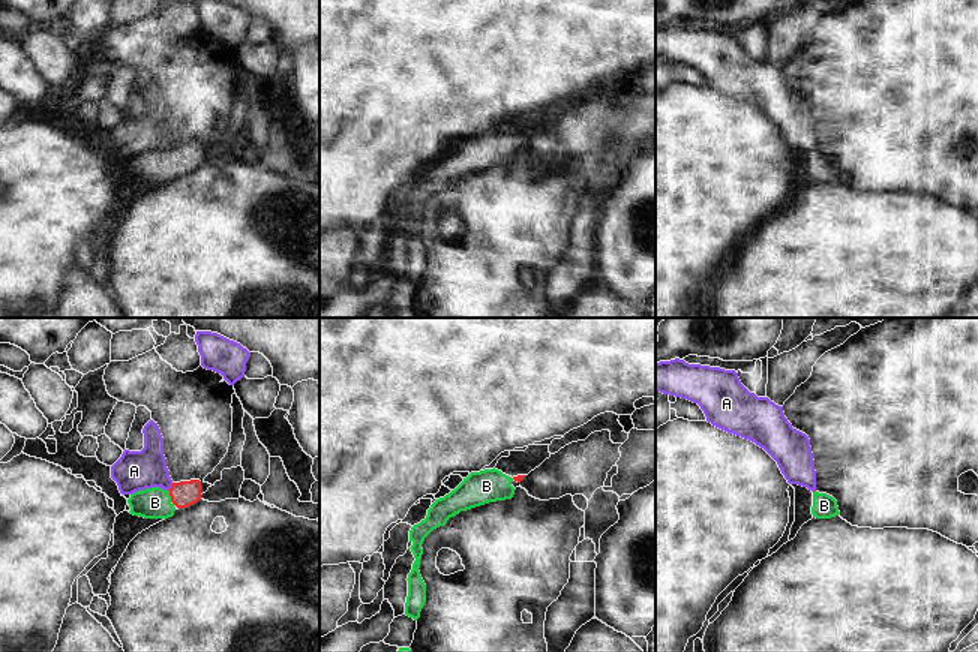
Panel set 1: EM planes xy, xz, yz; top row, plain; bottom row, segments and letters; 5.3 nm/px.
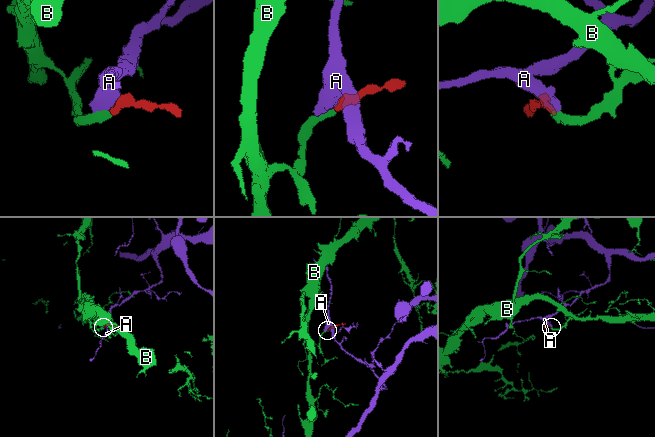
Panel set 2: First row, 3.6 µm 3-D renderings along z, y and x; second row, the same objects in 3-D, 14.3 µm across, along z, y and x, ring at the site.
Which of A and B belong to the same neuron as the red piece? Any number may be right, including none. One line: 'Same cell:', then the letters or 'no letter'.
Same cell: B

